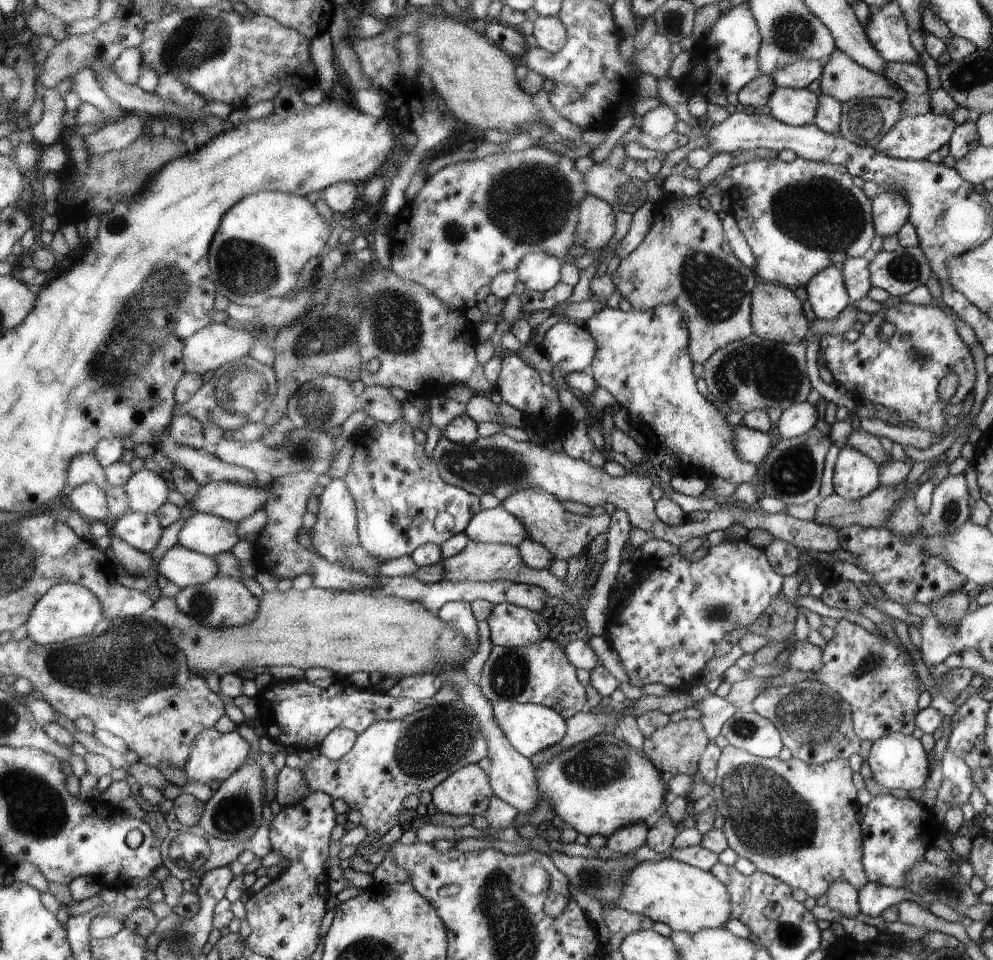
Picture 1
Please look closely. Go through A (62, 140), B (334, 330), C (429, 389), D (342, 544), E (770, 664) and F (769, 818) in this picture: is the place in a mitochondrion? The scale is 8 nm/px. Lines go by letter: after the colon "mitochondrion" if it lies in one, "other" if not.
A: other
B: mitochondrion
C: other
D: mitochondrion
E: other
F: mitochondrion

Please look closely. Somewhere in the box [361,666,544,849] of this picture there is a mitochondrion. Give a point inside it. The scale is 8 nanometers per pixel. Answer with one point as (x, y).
(439, 741)

